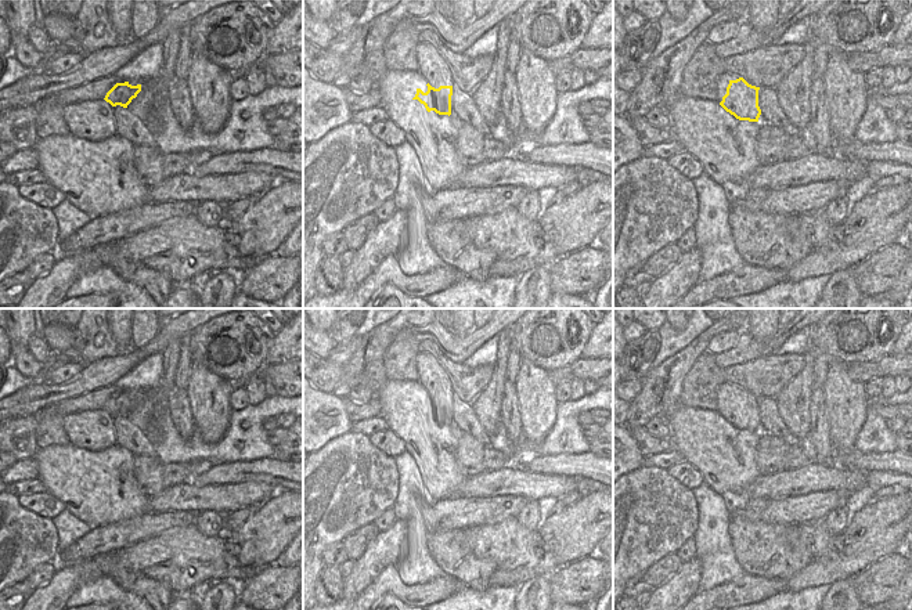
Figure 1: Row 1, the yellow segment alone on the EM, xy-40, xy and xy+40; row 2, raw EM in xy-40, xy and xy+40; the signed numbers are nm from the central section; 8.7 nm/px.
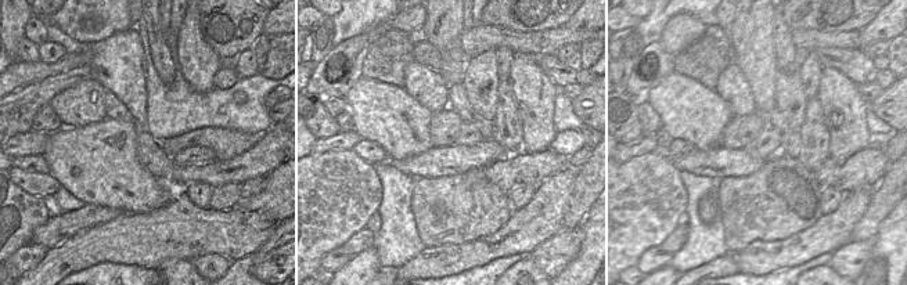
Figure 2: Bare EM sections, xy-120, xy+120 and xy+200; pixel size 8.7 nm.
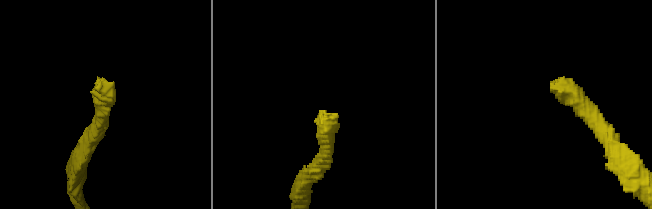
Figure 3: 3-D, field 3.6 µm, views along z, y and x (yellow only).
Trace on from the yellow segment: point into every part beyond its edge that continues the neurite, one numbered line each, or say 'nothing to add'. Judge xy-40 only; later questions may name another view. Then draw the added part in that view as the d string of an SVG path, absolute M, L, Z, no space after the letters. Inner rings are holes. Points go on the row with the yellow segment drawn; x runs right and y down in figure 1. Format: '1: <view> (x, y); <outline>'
1: xy-40 (93, 119); M105 100L66 104L64 120L69 134L89 141L102 141L116 134L113 107Z

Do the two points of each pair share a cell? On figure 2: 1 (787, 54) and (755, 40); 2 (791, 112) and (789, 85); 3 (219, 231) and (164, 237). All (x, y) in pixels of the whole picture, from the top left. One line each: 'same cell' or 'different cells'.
1: different cells
2: same cell
3: same cell

